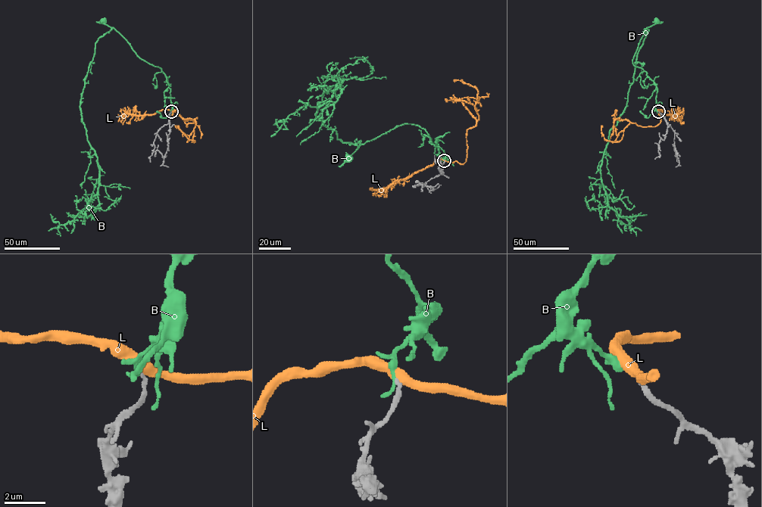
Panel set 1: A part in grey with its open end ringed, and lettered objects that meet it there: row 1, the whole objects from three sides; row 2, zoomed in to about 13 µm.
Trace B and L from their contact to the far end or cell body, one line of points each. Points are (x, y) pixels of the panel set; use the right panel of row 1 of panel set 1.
B: (658, 111), (655, 108), (655, 84), (647, 73), (632, 62), (644, 30), (656, 21)
L: (658, 111), (660, 121), (658, 124), (641, 126), (630, 122), (618, 141), (605, 140), (601, 125)

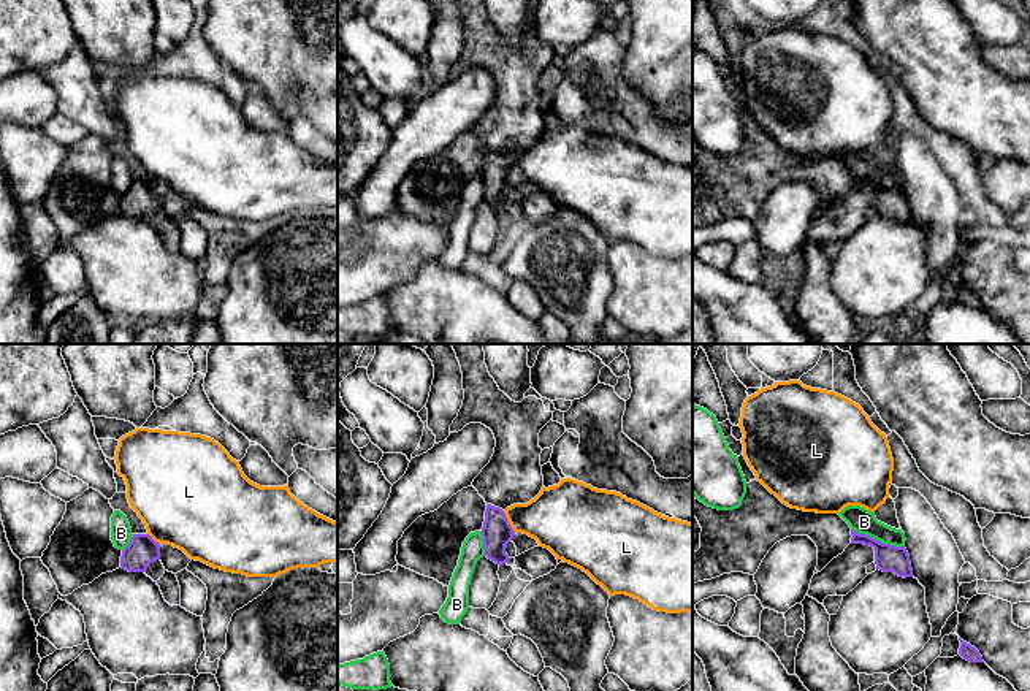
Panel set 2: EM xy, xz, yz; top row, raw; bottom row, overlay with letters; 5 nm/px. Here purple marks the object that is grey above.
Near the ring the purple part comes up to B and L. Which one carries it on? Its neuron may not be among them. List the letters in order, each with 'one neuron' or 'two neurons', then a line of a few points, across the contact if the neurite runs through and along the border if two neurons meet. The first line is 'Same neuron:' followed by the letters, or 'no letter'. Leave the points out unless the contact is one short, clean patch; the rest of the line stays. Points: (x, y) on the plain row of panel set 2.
Same neuron: no letter
B: two neurons | yz (851, 173), (883, 187), (904, 192)
L: two neurons | xz (503, 156), (515, 176)

